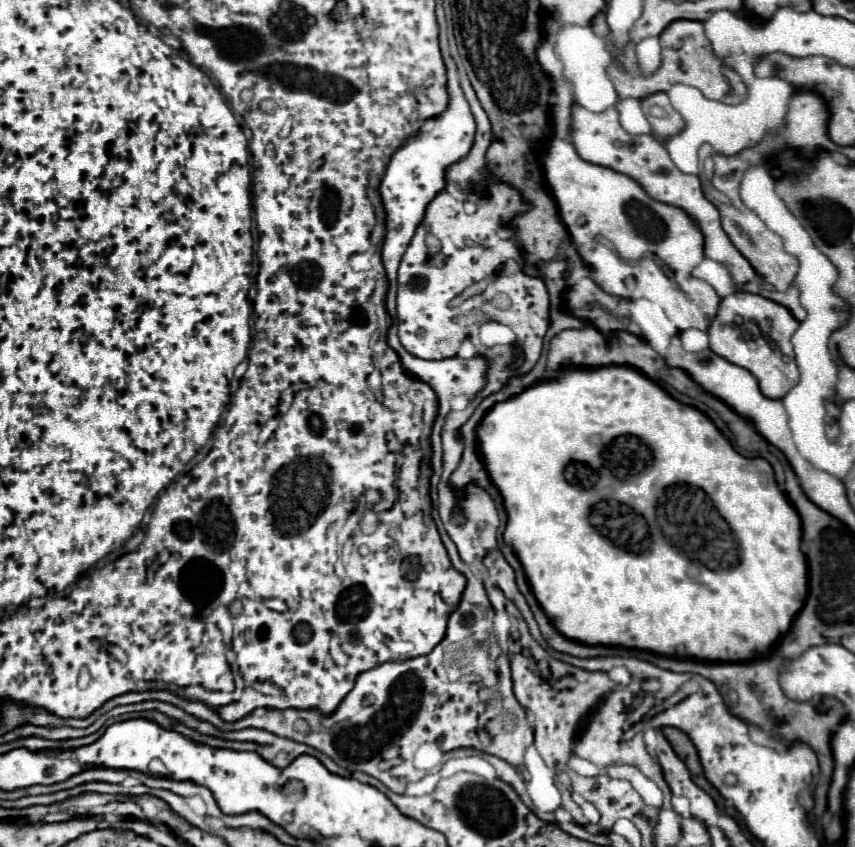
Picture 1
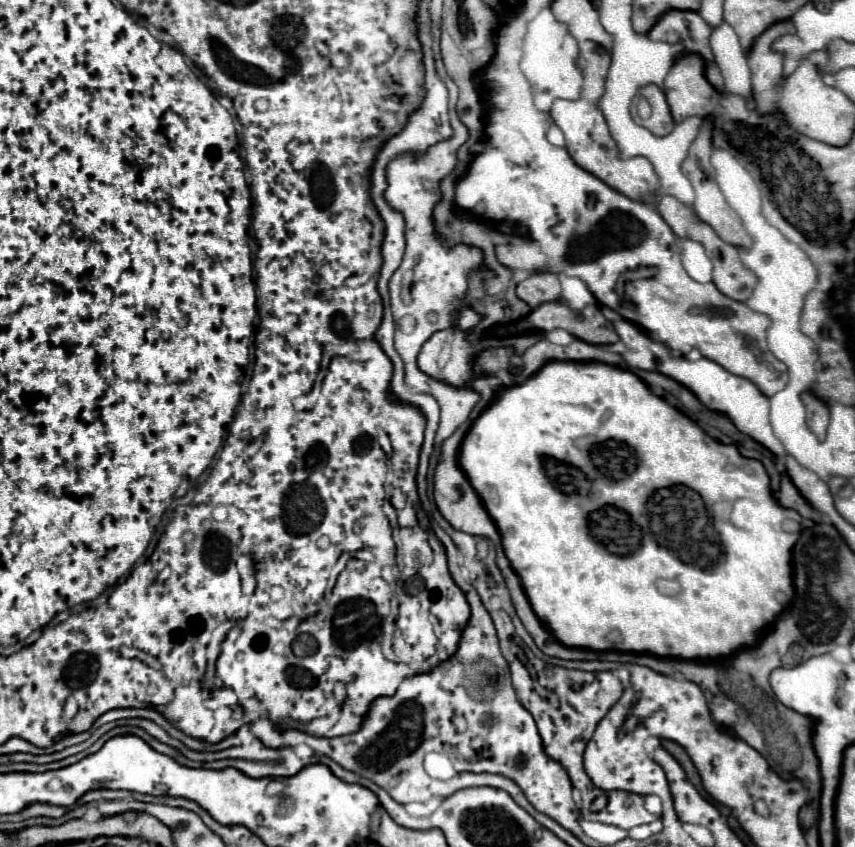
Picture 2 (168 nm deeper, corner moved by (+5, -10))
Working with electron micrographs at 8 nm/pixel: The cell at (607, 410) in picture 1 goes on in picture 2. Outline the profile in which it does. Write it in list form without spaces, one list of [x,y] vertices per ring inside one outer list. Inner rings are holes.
[[[550,361],[550,365],[538,369],[538,373],[524,383],[502,391],[494,399],[494,405],[484,409],[462,439],[458,461],[470,485],[480,495],[486,511],[494,517],[494,523],[502,533],[506,557],[522,579],[522,587],[534,613],[566,647],[584,647],[594,651],[618,649],[678,659],[730,657],[734,651],[754,645],[760,631],[774,623],[794,595],[790,577],[790,547],[796,543],[802,527],[810,521],[800,517],[794,509],[784,509],[778,501],[774,501],[770,479],[766,477],[766,469],[760,461],[746,459],[744,463],[736,445],[724,445],[712,439],[676,407],[656,397],[646,383],[628,369],[614,365],[578,365],[578,361]],[[576,439],[582,439],[584,445],[576,445]],[[600,457],[610,457],[610,465]],[[672,485],[682,485],[682,489],[666,489]],[[666,581],[676,581],[680,593],[684,591],[684,599],[676,599]]]

